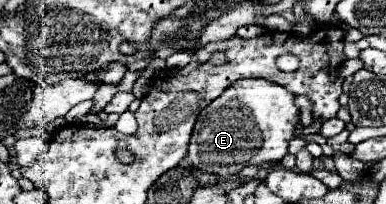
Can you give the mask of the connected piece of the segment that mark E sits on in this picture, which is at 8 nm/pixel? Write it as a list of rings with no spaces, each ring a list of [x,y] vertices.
[[[239,80],[233,82],[219,98],[215,98],[197,118],[187,162],[203,172],[211,172],[223,178],[239,172],[239,166],[279,162],[289,140],[295,138],[295,128],[299,124],[299,108],[295,106],[295,94],[287,88],[267,82],[267,80]]]

